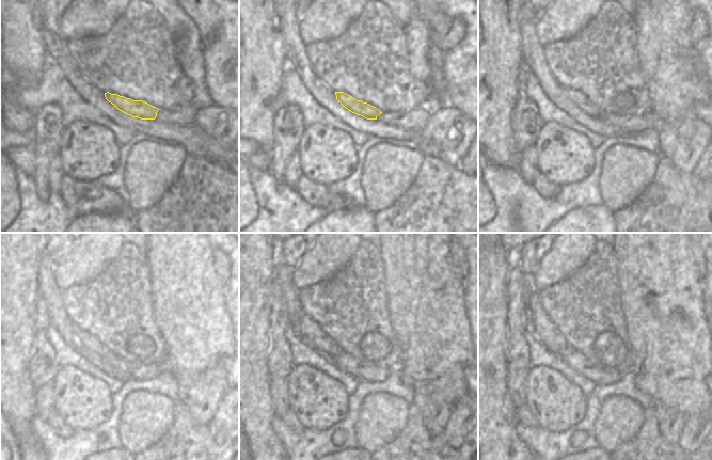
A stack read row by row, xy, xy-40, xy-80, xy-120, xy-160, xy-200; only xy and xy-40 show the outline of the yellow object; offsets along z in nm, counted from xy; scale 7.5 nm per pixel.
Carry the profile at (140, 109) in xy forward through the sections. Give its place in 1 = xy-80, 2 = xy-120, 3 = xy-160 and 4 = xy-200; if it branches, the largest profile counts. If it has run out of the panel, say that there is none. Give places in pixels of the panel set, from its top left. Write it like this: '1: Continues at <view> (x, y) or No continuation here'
1: Continues at xy-80 (578, 98)
2: Continues at xy-120 (90, 343)
3: Continues at xy-160 (310, 333)
4: Continues at xy-200 (547, 332).

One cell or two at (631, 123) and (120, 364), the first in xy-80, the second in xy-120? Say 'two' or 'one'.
one

